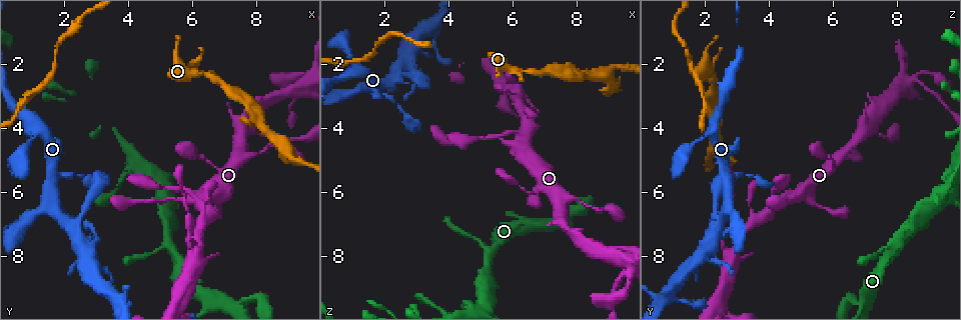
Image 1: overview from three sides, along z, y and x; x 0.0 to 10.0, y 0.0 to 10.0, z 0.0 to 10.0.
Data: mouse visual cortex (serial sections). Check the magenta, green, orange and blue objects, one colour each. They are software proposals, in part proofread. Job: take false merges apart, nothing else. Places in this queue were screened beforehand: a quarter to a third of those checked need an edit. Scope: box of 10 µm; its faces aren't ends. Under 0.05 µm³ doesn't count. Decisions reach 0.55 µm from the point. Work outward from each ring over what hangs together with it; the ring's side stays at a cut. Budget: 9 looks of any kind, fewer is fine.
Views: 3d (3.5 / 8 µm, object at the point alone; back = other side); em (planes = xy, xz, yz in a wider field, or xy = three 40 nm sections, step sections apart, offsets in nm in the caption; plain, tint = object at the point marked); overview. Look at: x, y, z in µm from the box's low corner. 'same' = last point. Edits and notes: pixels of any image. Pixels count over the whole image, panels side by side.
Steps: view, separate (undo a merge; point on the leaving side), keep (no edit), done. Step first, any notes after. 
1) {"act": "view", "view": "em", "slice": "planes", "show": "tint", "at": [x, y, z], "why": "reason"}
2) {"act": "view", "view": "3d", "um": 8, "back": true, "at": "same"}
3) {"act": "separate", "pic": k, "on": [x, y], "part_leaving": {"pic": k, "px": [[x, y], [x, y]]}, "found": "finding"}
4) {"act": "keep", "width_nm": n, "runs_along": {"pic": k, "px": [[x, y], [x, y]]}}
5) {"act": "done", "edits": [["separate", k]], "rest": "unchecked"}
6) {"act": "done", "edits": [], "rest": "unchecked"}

{"act": "view", "view": "3d", "um": 3.5, "at": [2.55, 6.75, 2.30], "why": "thin neck"}

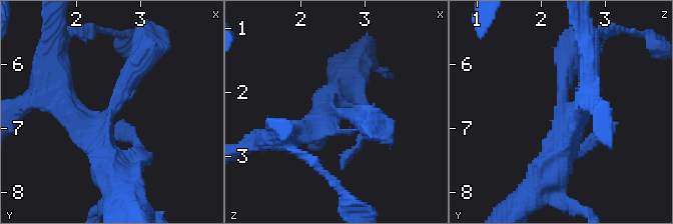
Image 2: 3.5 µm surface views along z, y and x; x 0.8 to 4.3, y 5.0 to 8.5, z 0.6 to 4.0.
{"act": "view", "view": "em", "slice": "xy", "step": 1, "show": "tint", "at": [2.55, 6.80, 2.35], "arms": 3, "arm_widths_nm": [250, 250, 300], "why": "need the tissue"}

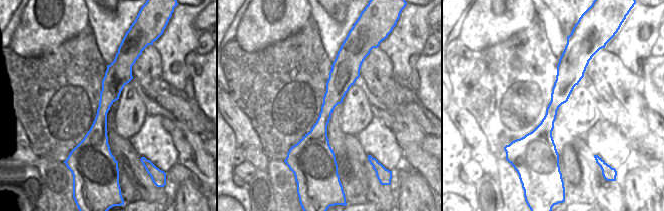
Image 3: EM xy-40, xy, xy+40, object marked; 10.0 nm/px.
{"act": "view", "view": "em", "slice": "xy", "step": 3, "show": "tint", "at": "same"}

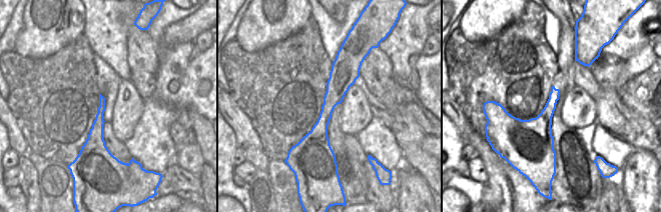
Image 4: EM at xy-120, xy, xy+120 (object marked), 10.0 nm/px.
{"act": "keep", "runs_along": {"pic": 4, "px": [[342, 56], [321, 159]]}, "found": "one cell here"}

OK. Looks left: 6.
{"act": "view", "view": "3d", "um": 3.5, "back": true, "at": [7.65, 3.85, 7.10], "why": "three-way junction"}

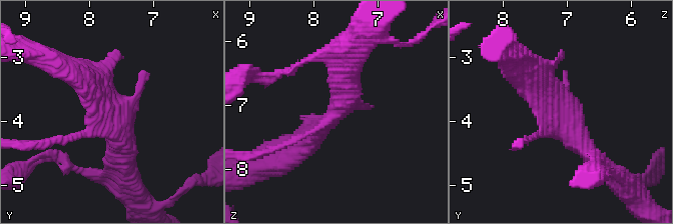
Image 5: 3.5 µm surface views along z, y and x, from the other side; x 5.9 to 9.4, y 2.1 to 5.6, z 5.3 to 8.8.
{"act": "keep", "runs_along": {"pic": 5, "px": [[601, 168], [522, 72]]}, "found": "all the same cell"}

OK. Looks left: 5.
{"act": "view", "view": "3d", "um": 3.5, "at": [9.00, 4.75, 2.40], "why": "a fork"}

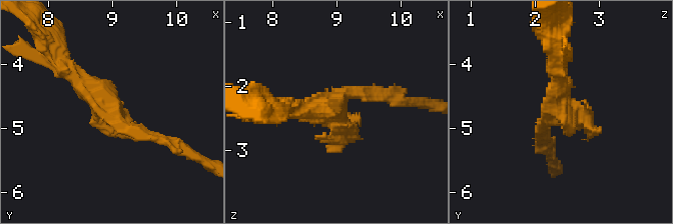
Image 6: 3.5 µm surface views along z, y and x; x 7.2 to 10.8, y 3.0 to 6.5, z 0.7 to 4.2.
{"act": "view", "view": "em", "slice": "xy", "step": 5, "show": "tint", "at": [8.95, 4.70, 2.40]}

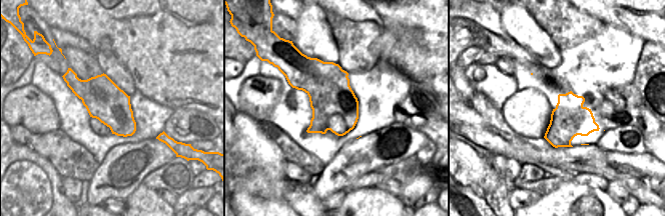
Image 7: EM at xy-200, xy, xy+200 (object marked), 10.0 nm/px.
{"act": "view", "view": "em", "slice": "xy", "step": 2, "show": "tint", "at": "same"}

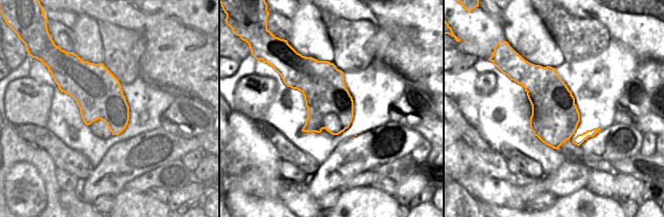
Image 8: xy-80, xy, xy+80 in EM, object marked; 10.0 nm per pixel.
{"act": "separate", "pic": 6, "on": [581, 118], "border": {"pic": 8, "px": [[302, 56], [292, 64], [296, 88]]}, "found": "two cells meet here"}

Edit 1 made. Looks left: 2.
{"act": "view", "view": "3d", "um": 3.5, "at": [3.50, 9.30, 0.85], "why": "arms part here"}

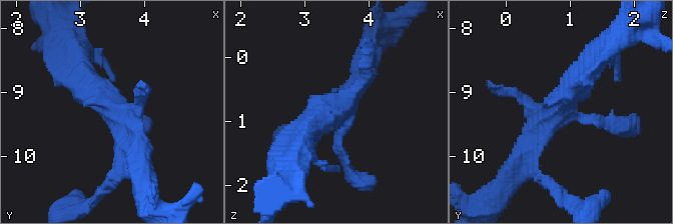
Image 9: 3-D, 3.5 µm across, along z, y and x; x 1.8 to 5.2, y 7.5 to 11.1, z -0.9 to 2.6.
{"act": "view", "view": "em", "slice": "xy", "step": 5, "show": "tint", "at": [3.50, 9.25, 0.90]}

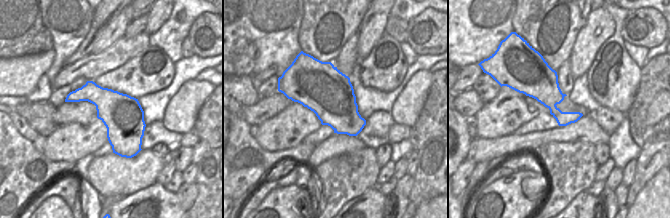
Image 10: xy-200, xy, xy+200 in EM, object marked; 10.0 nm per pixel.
{"act": "keep", "runs_along": {"pic": 9, "px": [[594, 59], [523, 154]]}, "found": "all the same cell"}

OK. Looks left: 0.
{"act": "done", "edits": [["separate", 6]], "rest": "unchecked"}

